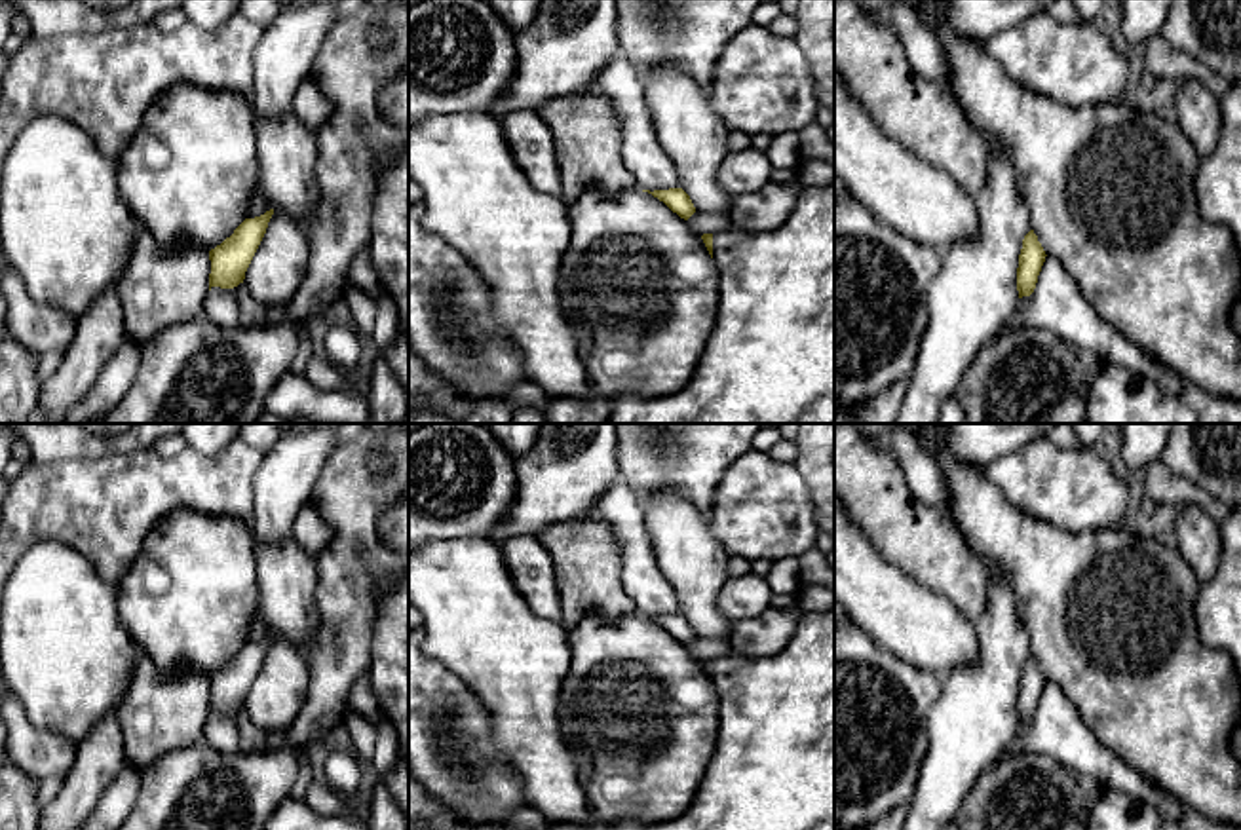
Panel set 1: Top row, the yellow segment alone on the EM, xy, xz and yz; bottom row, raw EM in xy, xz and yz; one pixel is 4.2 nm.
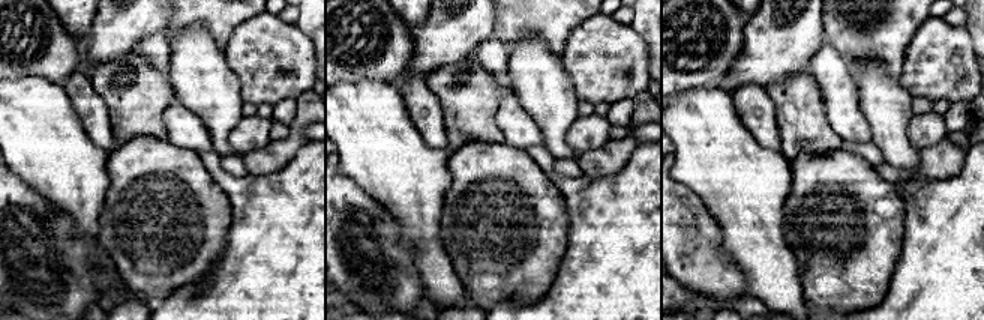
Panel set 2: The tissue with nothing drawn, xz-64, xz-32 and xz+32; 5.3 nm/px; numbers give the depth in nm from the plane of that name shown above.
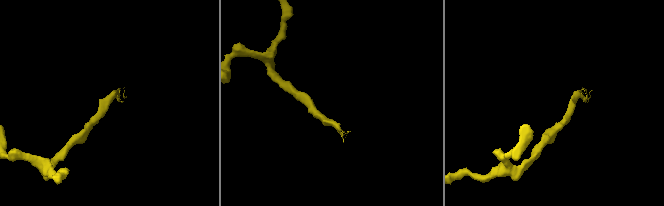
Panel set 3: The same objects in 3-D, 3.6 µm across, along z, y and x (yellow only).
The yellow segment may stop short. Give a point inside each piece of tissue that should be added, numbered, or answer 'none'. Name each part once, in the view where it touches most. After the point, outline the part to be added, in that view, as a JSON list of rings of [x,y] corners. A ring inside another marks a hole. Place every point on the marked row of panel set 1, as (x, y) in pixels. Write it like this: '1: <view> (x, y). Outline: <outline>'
1: xz (770, 356). Outline: [[[834,180],[804,186],[785,224],[766,232],[728,230],[713,234],[713,262],[718,272],[716,317],[690,382],[656,397],[620,395],[606,424],[834,424]]]

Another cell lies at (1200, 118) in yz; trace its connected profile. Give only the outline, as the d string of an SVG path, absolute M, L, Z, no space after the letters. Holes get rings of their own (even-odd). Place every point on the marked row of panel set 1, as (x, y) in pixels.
M1199 80L1178 82L1176 97L1176 123L1190 139L1197 156L1209 156L1218 142L1222 131L1222 112L1214 93L1211 93Z

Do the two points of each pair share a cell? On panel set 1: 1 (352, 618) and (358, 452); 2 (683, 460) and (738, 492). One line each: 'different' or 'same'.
1: same
2: different

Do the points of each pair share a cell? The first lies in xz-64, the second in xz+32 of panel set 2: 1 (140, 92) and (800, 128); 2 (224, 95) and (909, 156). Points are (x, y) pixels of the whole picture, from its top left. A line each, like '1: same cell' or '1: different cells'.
1: same cell
2: same cell

